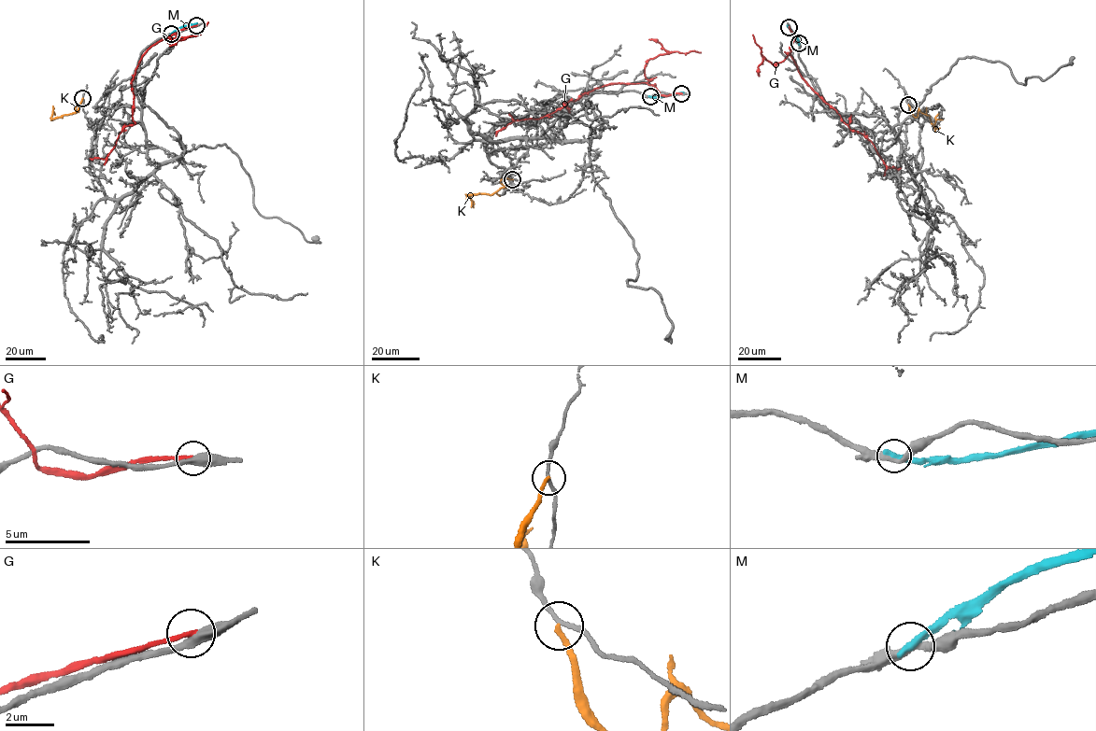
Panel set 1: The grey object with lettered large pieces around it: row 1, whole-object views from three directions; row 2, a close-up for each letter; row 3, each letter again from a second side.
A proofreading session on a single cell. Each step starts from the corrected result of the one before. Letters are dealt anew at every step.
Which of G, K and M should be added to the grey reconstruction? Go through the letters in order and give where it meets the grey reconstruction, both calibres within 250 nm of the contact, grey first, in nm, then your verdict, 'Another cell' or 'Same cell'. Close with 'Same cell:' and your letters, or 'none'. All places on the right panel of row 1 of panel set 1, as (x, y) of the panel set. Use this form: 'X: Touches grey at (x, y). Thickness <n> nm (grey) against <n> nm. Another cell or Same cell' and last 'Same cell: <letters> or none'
G: Touches grey at (789, 27). Thickness 400 nm (grey) against 200 nm. Another cell
K: Touches grey at (908, 105). Thickness 170 nm (grey) against 200 nm. Another cell
M: Touches grey at (799, 43). Thickness 280 nm (grey) against 360 nm. Another cell
Same cell: none

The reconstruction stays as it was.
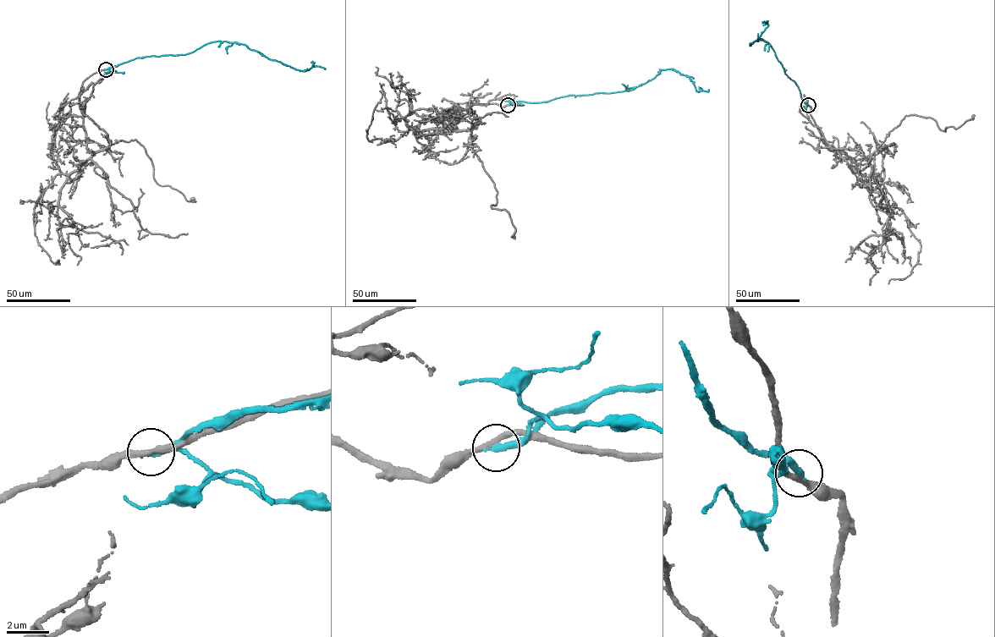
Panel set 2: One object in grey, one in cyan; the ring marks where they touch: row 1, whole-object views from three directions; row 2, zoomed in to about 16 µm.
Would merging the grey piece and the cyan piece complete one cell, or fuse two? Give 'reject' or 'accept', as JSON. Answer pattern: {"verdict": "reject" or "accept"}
{"verdict": "reject"}

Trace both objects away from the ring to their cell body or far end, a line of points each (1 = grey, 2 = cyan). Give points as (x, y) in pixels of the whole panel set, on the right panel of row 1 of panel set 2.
1: (808, 105), (824, 142), (856, 171), (871, 166), (886, 201), (901, 210), (919, 241), (910, 274), (888, 283)
2: (808, 105), (767, 42), (759, 38), (750, 44), (760, 37), (768, 21)

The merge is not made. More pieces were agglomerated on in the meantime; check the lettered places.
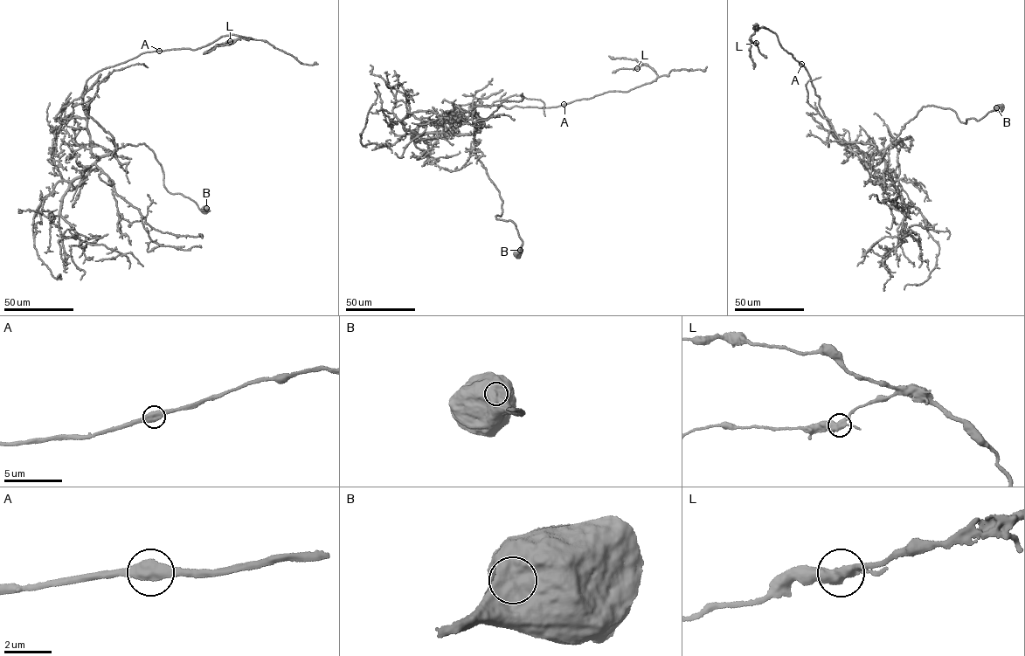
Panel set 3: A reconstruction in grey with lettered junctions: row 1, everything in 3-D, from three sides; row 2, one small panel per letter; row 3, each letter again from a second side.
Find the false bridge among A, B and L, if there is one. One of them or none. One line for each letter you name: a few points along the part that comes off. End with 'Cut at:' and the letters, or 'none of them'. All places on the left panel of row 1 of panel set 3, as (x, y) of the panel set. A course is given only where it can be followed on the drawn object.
Cut at: none of them

